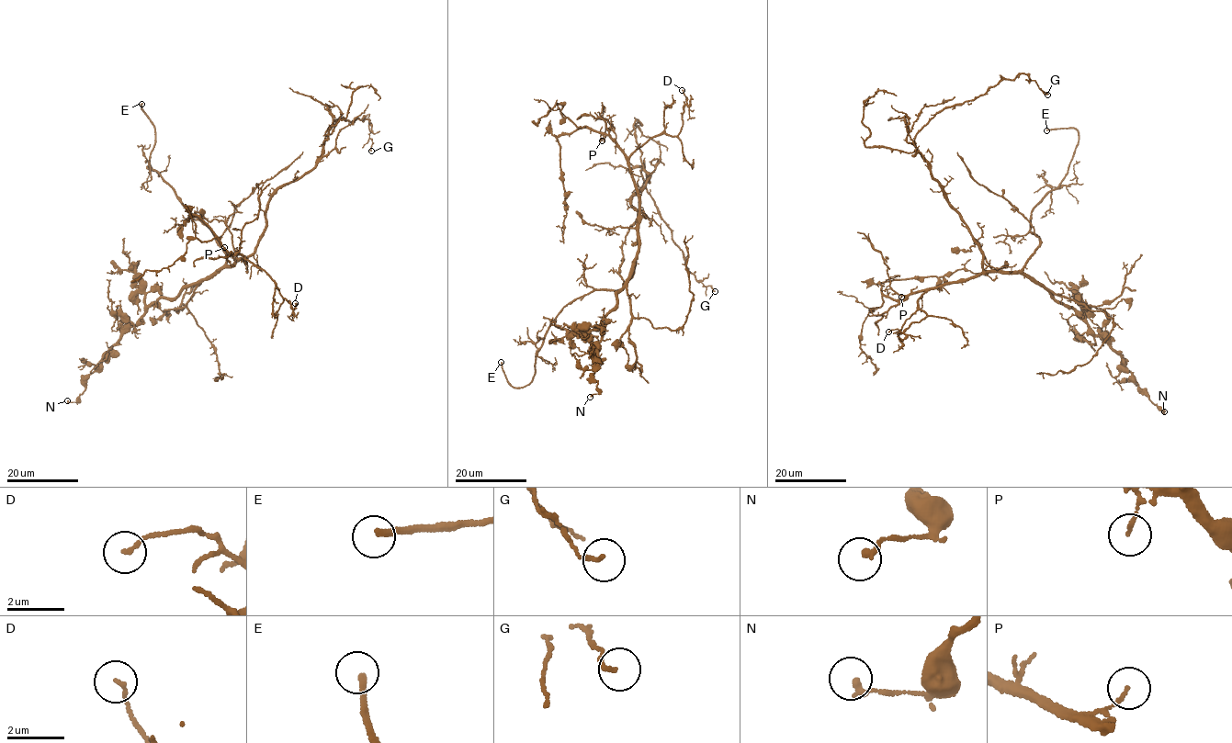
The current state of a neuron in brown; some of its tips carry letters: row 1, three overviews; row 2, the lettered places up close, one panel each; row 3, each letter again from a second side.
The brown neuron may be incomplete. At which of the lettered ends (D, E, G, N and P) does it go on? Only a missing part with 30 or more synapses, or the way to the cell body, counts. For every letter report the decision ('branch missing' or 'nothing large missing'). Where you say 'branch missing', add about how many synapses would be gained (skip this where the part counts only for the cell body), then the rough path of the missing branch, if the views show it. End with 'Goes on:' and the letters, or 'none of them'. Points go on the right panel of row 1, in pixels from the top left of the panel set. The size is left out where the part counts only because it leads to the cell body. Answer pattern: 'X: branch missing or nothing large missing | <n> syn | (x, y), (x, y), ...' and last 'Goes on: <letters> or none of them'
D: nothing large missing
E: branch missing | (1046, 130), (1008, 129), (889, 87), (856, 91), (838, 66), (818, 53), (819, 50)
G: nothing large missing
N: nothing large missing
P: nothing large missing
Goes on: E

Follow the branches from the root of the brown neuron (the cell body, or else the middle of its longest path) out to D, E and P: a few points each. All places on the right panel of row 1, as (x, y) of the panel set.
D: (982, 256), (981, 274), (928, 289), (918, 304), (927, 316), (902, 332), (888, 332)
E: (982, 256), (985, 270), (1015, 273), (1039, 244), (1032, 208), (1058, 185), (1079, 140), (1073, 128), (1046, 130)
P: (982, 256), (981, 274), (913, 292), (898, 301), (901, 297)

